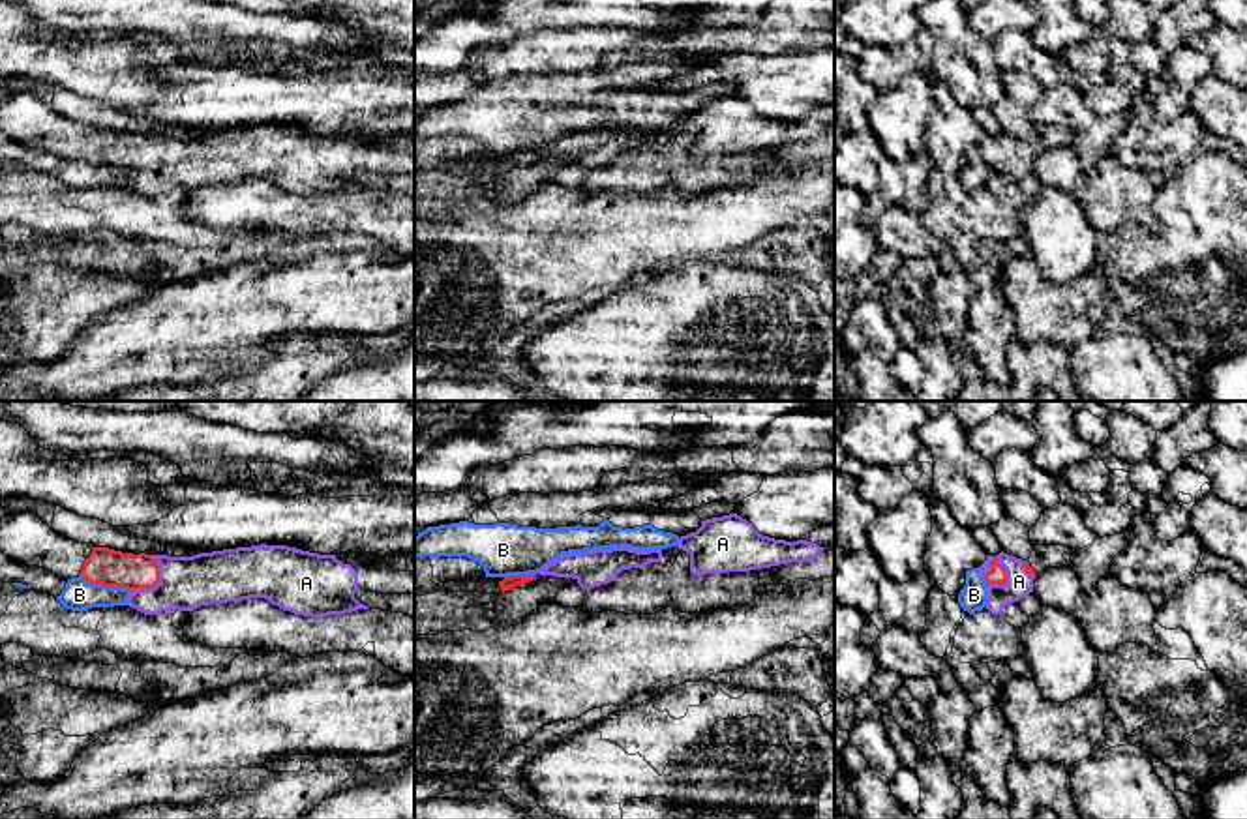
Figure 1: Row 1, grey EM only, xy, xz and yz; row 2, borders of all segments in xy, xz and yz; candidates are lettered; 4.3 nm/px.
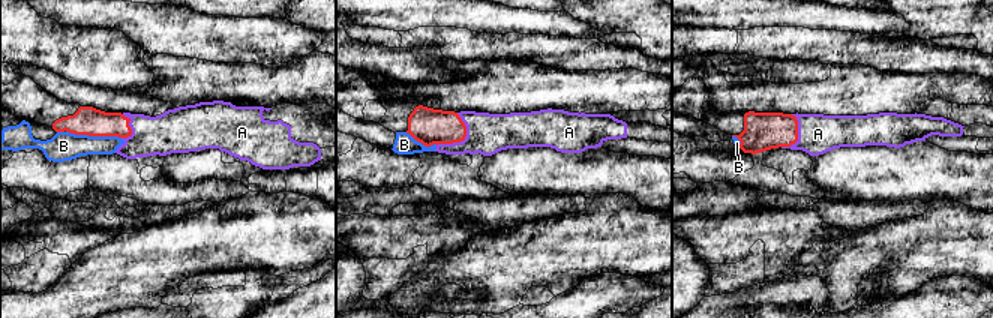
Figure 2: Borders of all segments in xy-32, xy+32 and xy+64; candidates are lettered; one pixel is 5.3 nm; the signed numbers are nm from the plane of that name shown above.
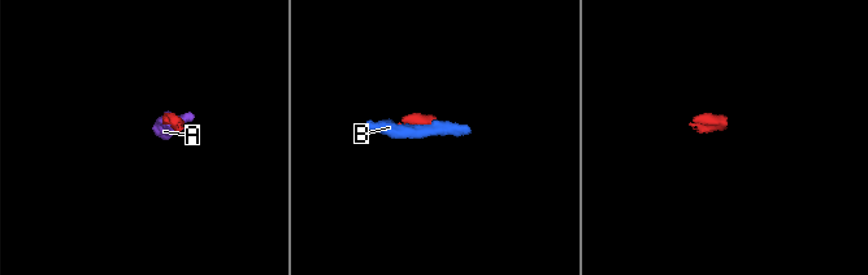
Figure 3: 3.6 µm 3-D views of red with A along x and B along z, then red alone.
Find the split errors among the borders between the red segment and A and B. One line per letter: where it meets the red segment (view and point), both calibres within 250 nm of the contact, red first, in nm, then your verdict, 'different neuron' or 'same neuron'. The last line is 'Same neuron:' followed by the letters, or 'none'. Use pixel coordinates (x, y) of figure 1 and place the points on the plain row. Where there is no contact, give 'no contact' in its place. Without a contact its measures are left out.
A: yz (1006, 152) | 80/110 nm | same neuron
B: xy (105, 165) | 160/140 nm | different neuron
Same neuron: A

